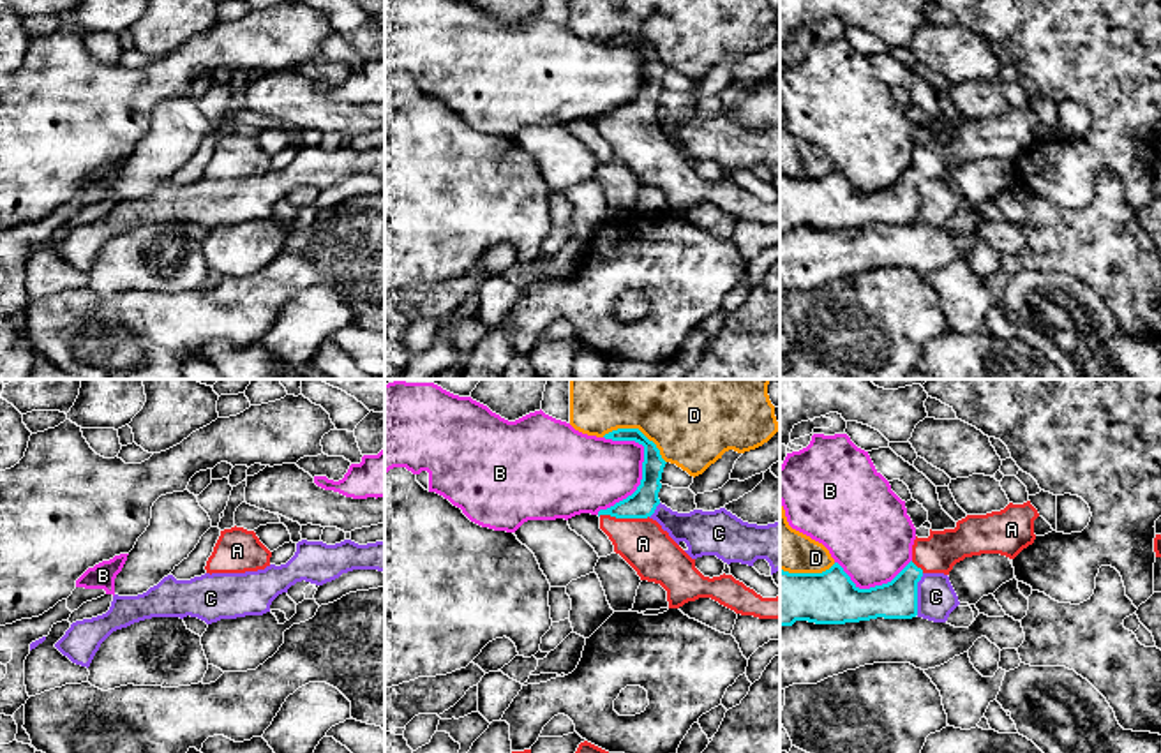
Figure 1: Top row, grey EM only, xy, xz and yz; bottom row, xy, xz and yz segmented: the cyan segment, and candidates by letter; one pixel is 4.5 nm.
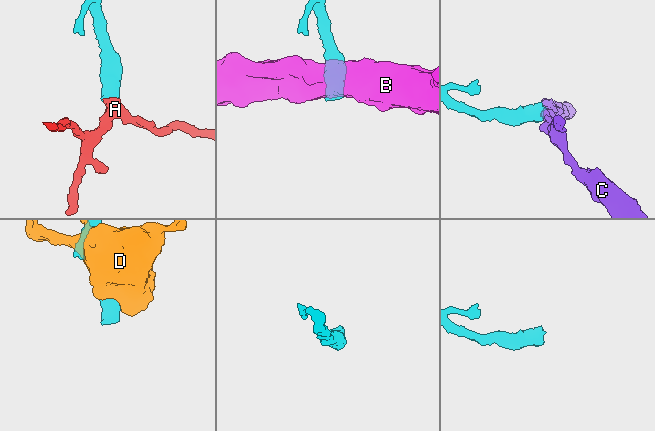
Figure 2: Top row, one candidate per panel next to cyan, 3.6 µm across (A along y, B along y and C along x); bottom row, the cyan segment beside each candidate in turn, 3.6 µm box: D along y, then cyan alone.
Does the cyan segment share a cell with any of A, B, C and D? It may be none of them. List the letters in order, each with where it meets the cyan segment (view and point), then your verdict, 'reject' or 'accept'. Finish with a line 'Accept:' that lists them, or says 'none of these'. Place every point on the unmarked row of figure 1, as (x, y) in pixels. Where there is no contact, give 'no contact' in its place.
A: contact xz (623, 122); accept
B: contact xz (639, 90); reject
C: contact yz (916, 200); reject
D: contact xz (637, 34); reject
Accept: A

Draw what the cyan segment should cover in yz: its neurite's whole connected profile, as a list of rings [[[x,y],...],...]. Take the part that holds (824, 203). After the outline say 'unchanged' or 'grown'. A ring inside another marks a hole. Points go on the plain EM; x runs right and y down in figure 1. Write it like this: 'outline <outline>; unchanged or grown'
outline [[[1030,106],[1023,109],[1009,108],[1000,116],[967,120],[956,127],[955,134],[930,134],[928,143],[916,141],[912,166],[891,187],[870,194],[859,194],[838,168],[822,178],[789,178],[780,175],[780,231],[792,231],[796,226],[845,229],[877,222],[912,224],[918,220],[918,187],[925,178],[949,180],[956,168],[981,159],[1000,159],[1015,164],[1034,148],[1034,125],[1037,122],[1039,118]]]; grown

